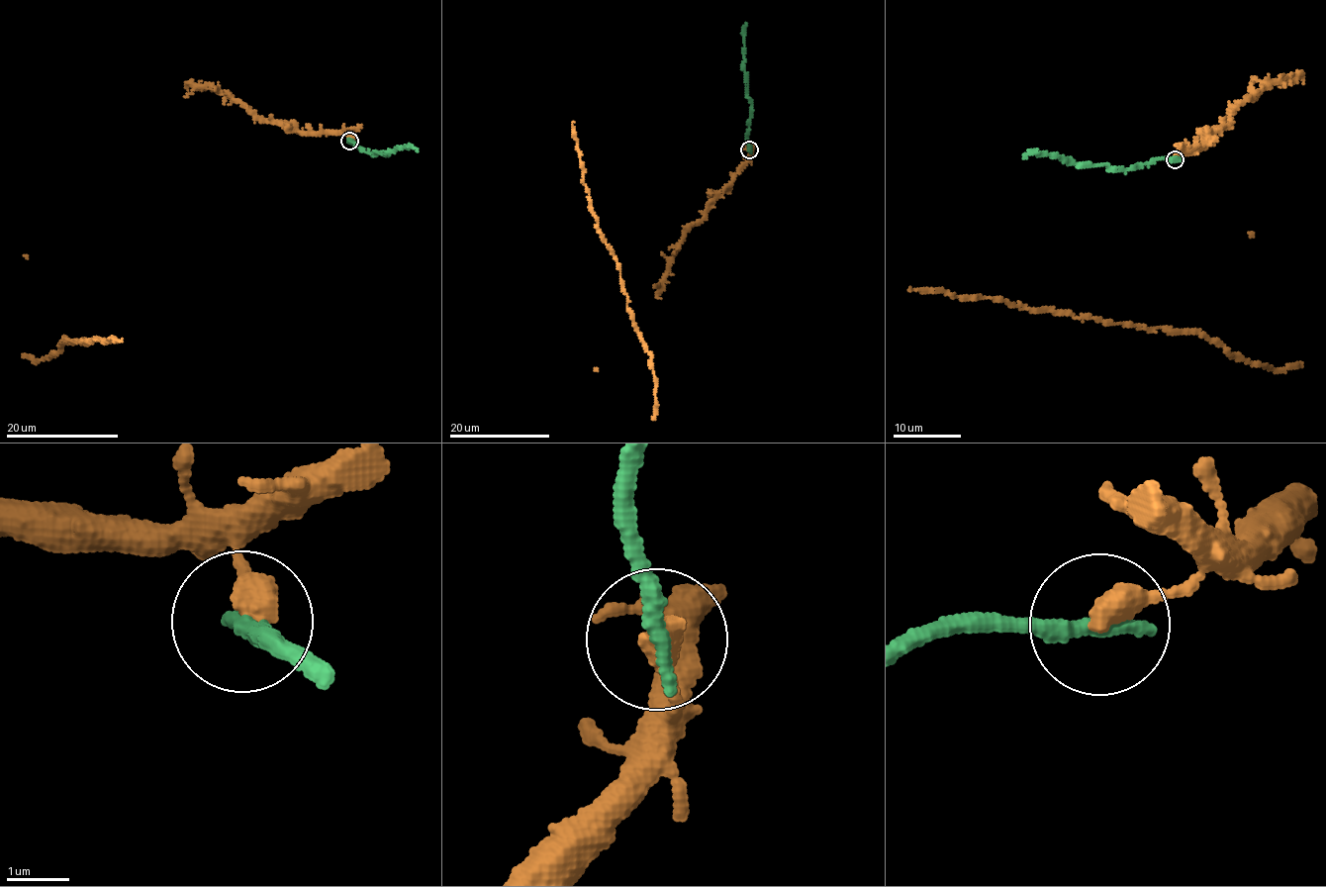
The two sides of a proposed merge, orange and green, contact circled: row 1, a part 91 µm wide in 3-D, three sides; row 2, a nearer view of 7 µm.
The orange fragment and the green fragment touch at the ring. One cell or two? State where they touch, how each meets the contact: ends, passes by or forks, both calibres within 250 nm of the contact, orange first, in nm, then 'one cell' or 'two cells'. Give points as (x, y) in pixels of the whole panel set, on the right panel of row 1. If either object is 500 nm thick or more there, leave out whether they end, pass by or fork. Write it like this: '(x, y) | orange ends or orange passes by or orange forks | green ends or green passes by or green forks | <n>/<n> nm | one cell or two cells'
(1175, 159) | orange ends | green ends | 460/320 nm | two cells

